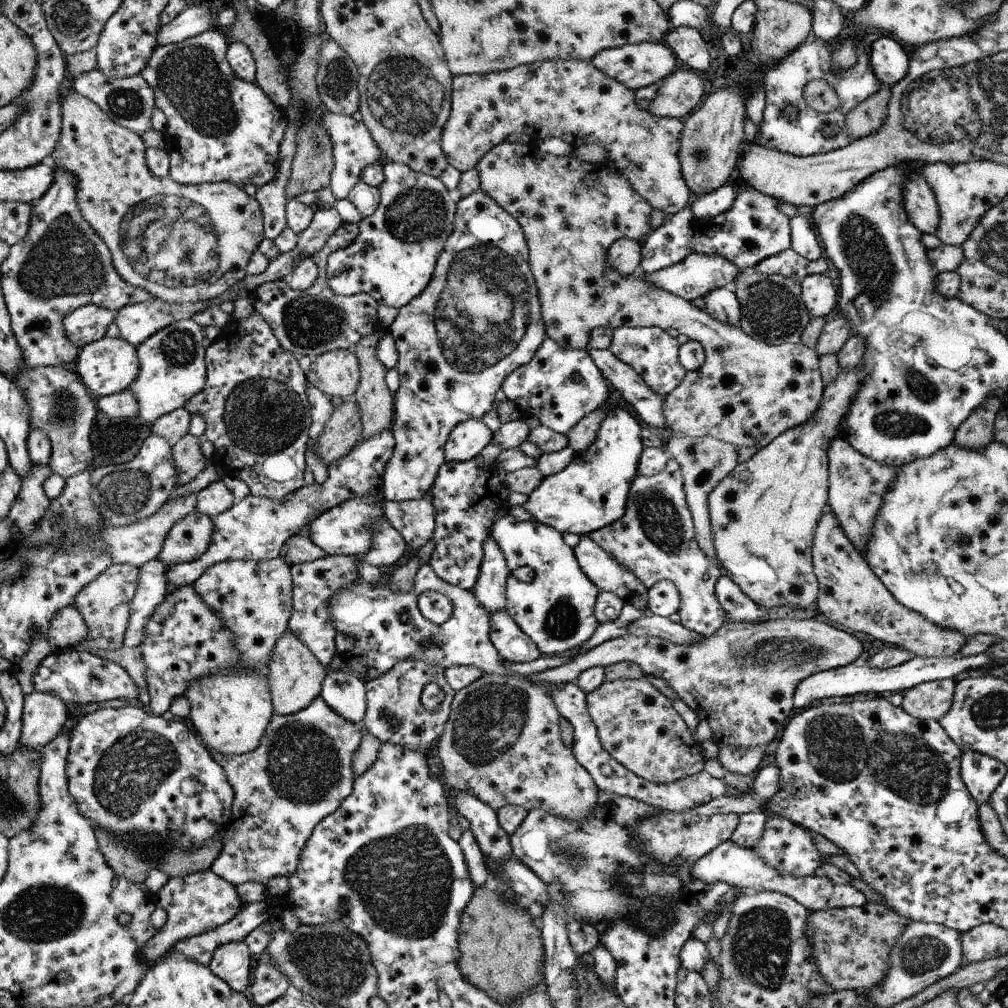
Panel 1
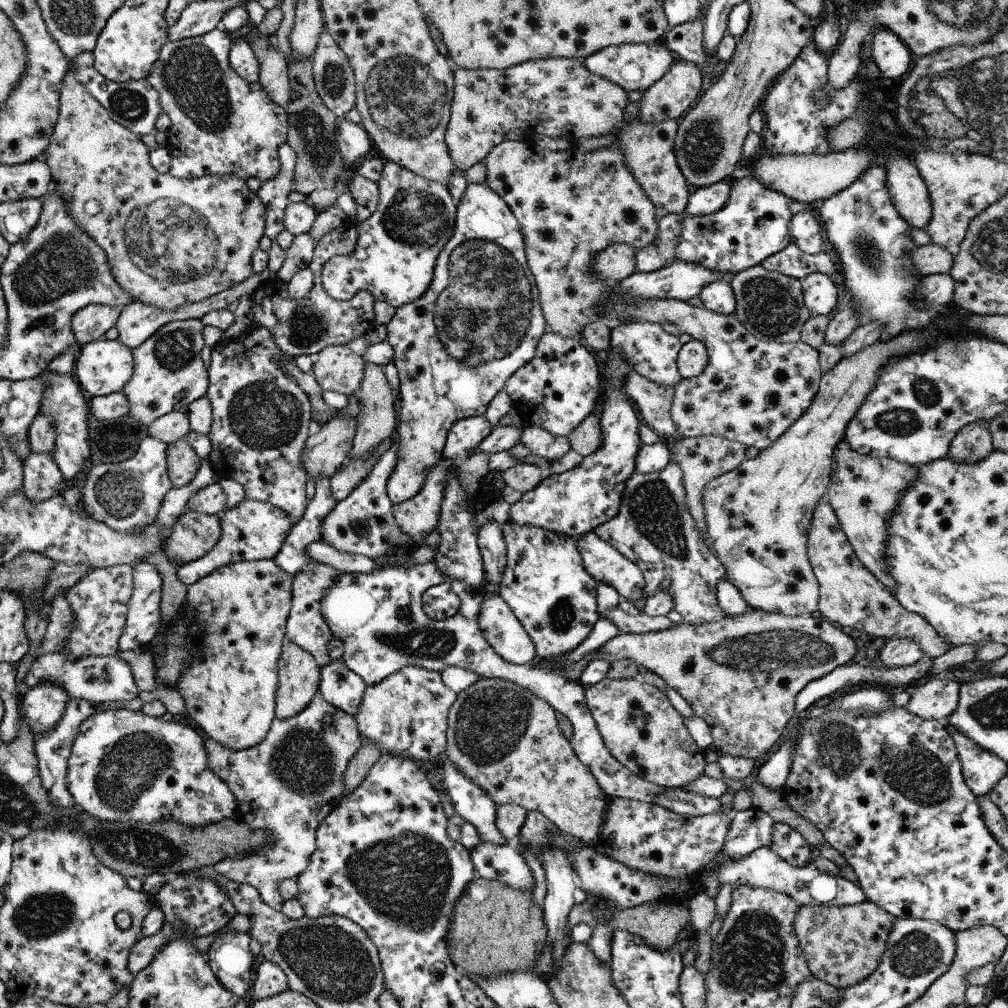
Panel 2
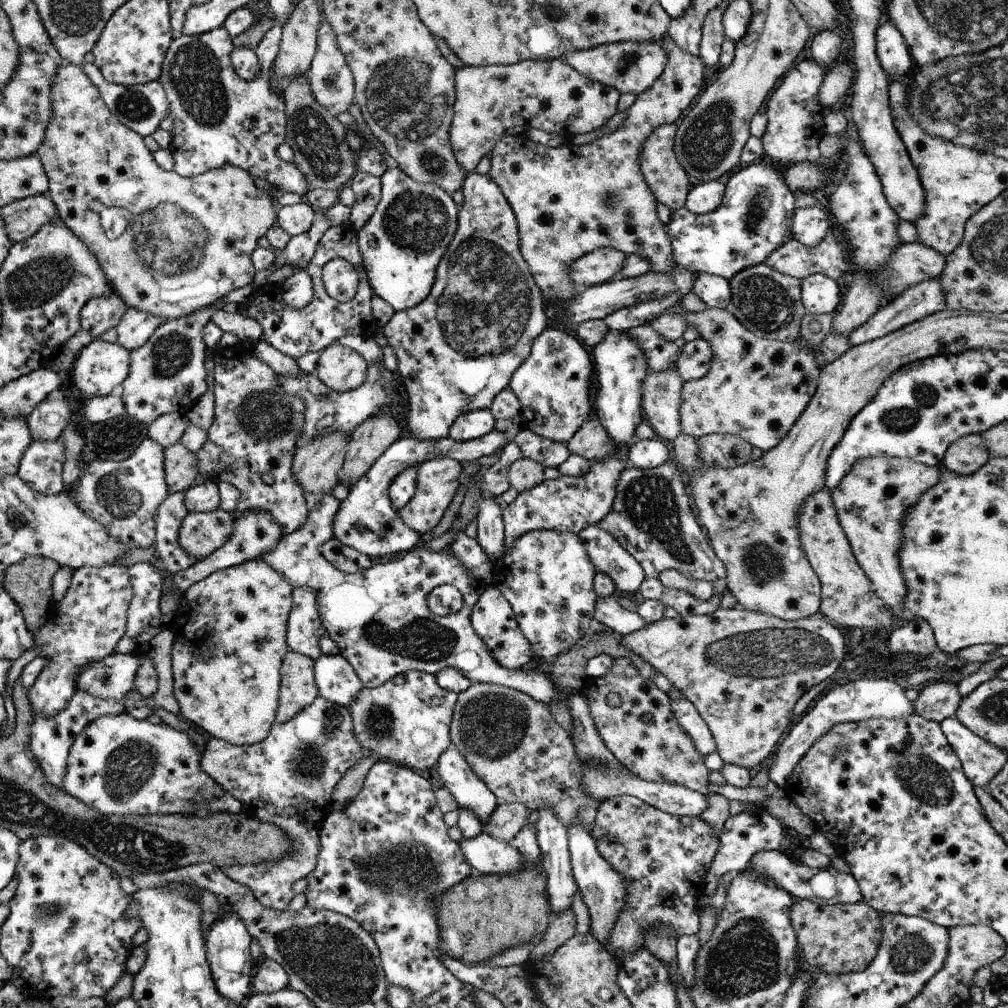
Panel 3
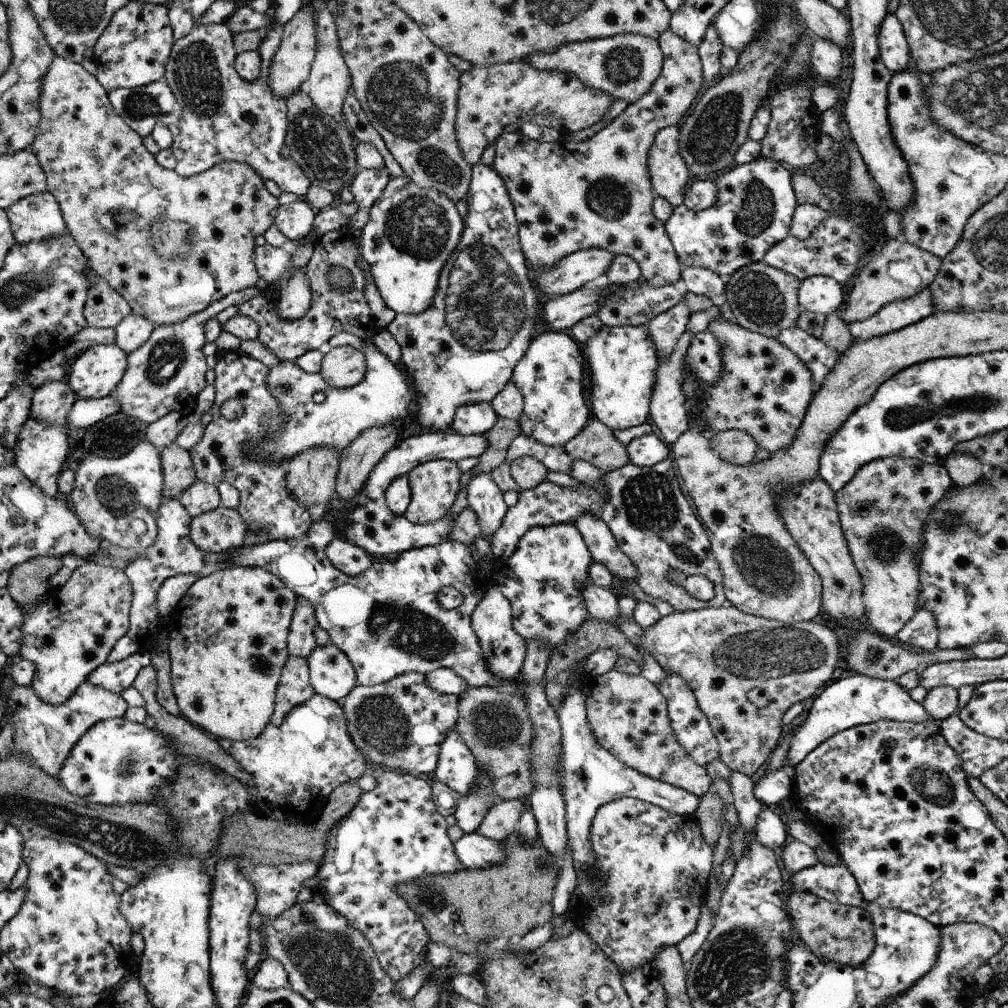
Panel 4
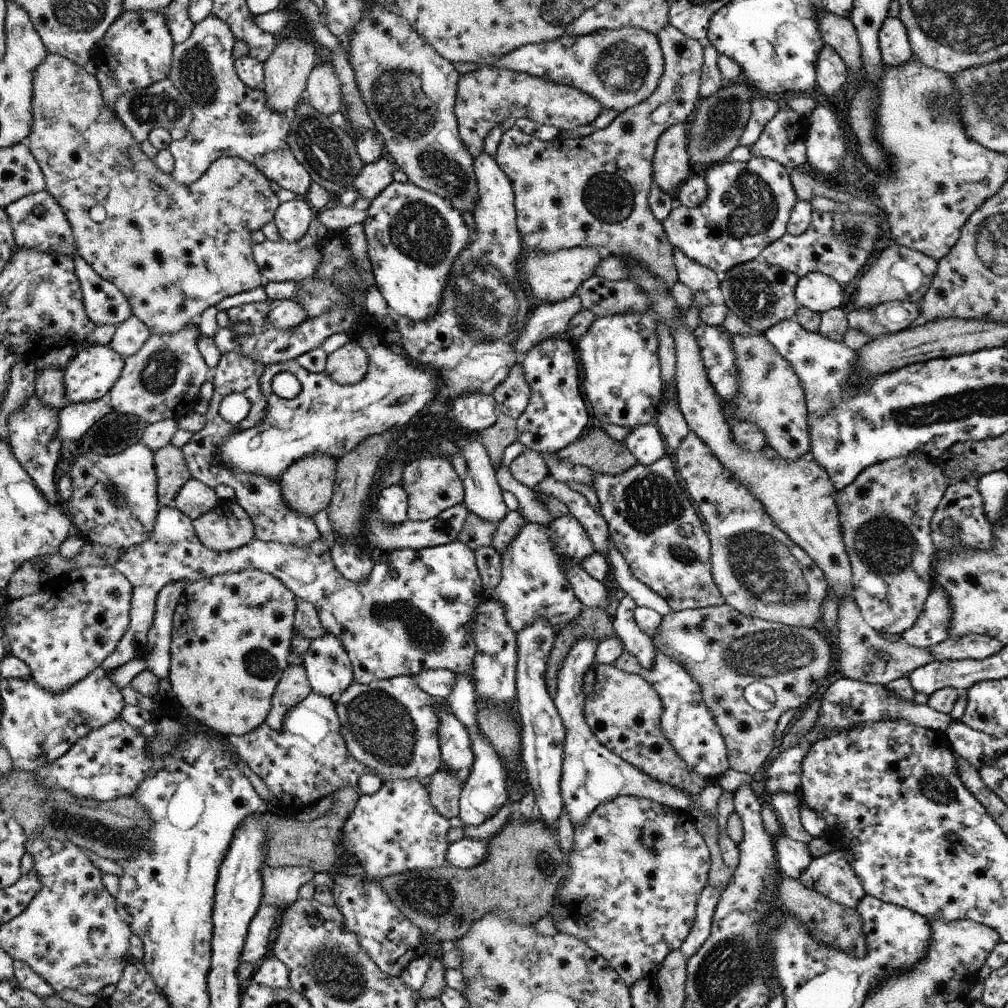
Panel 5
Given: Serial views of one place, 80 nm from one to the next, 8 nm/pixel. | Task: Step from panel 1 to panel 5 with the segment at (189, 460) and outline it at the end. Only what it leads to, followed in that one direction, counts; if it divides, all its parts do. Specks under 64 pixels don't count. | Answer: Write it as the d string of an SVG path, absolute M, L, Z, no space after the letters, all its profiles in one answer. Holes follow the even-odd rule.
M171 442L154 452L159 477L158 495L161 505L172 505L183 486L192 478L191 470L181 448Z

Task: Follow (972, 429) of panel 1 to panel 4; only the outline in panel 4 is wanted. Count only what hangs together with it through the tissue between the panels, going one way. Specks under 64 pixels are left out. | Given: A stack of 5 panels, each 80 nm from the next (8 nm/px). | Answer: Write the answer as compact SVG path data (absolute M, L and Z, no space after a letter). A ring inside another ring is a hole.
M952 451L944 463L954 485L968 486L982 480L986 466L974 455Z

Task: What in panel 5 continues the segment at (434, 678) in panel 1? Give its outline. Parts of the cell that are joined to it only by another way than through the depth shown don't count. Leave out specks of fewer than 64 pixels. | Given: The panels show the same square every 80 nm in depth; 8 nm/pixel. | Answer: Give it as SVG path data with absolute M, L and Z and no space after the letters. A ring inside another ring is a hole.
M413 675L372 681L363 685L356 681L337 701L342 733L352 756L366 766L367 771L382 780L393 781L426 778L441 769L441 718L437 711L451 712L446 697L424 692Z

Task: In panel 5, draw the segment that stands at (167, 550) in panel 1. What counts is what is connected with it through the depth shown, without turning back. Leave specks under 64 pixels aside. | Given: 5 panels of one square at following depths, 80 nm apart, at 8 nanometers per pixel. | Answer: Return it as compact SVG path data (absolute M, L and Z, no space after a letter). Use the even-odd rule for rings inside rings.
M219 500L219 505L194 520L200 542L216 552L233 551L252 542L255 525L236 500Z

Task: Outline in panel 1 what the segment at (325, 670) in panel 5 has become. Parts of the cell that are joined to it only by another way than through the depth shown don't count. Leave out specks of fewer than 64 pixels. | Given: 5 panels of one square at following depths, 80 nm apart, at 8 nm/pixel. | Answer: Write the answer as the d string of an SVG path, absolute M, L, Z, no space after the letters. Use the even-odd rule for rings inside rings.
M345 670L327 673L322 687L324 702L337 714L360 725L367 713L367 684Z

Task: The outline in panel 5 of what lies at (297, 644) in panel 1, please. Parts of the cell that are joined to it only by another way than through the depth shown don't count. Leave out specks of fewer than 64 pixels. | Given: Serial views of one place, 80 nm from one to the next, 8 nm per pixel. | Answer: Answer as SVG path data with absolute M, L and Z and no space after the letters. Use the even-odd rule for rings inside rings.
M289 664L278 684L278 688L275 690L271 712L265 723L279 732L286 724L286 718L290 715L290 710L306 700L312 691L305 666L303 664Z

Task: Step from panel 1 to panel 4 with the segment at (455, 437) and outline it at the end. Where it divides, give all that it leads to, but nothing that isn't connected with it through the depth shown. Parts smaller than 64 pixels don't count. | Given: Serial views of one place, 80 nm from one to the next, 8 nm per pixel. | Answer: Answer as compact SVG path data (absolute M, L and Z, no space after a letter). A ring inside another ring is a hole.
M491 403L464 405L456 412L451 427L460 436L482 435L496 424L498 417Z

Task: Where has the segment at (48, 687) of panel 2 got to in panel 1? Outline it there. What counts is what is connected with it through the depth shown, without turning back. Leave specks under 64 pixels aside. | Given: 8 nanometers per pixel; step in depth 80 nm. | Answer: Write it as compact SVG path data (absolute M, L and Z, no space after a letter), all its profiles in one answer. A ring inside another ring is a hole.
M37 691L24 694L20 749L41 750L47 746L69 725L68 708L67 703L54 694Z

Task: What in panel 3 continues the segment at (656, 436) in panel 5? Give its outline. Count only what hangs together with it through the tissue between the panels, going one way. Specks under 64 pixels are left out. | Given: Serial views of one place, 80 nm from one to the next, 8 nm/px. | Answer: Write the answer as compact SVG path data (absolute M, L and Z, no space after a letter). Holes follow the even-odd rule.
M663 439L635 440L629 451L630 467L656 469L672 460L672 449Z

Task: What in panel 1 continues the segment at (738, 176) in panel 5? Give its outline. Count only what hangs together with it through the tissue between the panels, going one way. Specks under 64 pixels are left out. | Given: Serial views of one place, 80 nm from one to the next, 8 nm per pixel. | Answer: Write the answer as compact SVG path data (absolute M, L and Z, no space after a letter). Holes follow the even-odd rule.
M737 185L736 201L730 210L703 222L694 222L692 253L722 256L742 272L791 248L791 220L782 212L782 202L776 198L752 186Z

